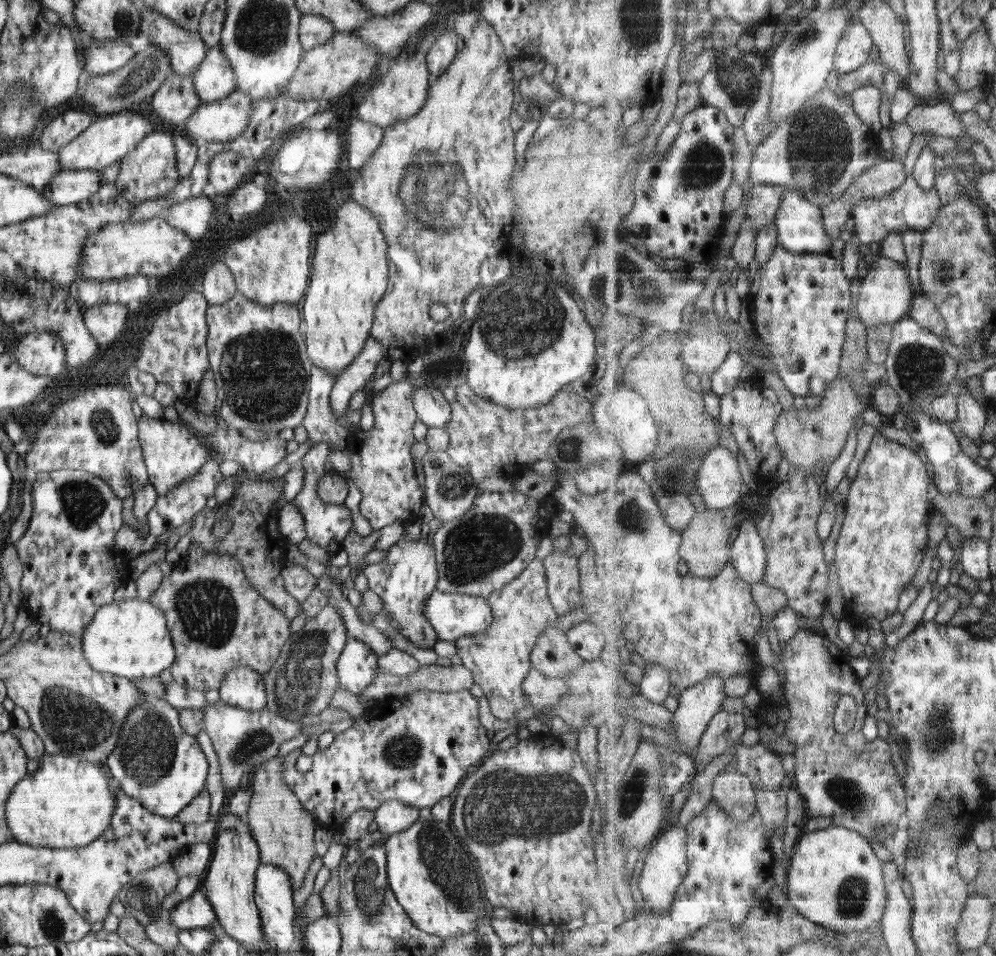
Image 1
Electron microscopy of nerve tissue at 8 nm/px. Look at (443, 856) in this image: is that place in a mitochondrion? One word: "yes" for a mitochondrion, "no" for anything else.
yes

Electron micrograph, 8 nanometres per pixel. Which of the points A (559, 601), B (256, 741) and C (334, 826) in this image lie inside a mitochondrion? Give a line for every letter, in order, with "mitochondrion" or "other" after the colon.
A: other
B: mitochondrion
C: other

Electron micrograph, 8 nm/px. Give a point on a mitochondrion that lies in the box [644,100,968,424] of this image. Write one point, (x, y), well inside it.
(822, 148)

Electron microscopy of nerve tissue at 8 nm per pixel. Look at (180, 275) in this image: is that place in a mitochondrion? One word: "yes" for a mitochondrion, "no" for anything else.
no

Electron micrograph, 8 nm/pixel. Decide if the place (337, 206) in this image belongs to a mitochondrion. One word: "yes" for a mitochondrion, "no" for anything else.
no

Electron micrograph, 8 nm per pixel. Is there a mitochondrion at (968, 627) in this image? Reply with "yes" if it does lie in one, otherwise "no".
no

